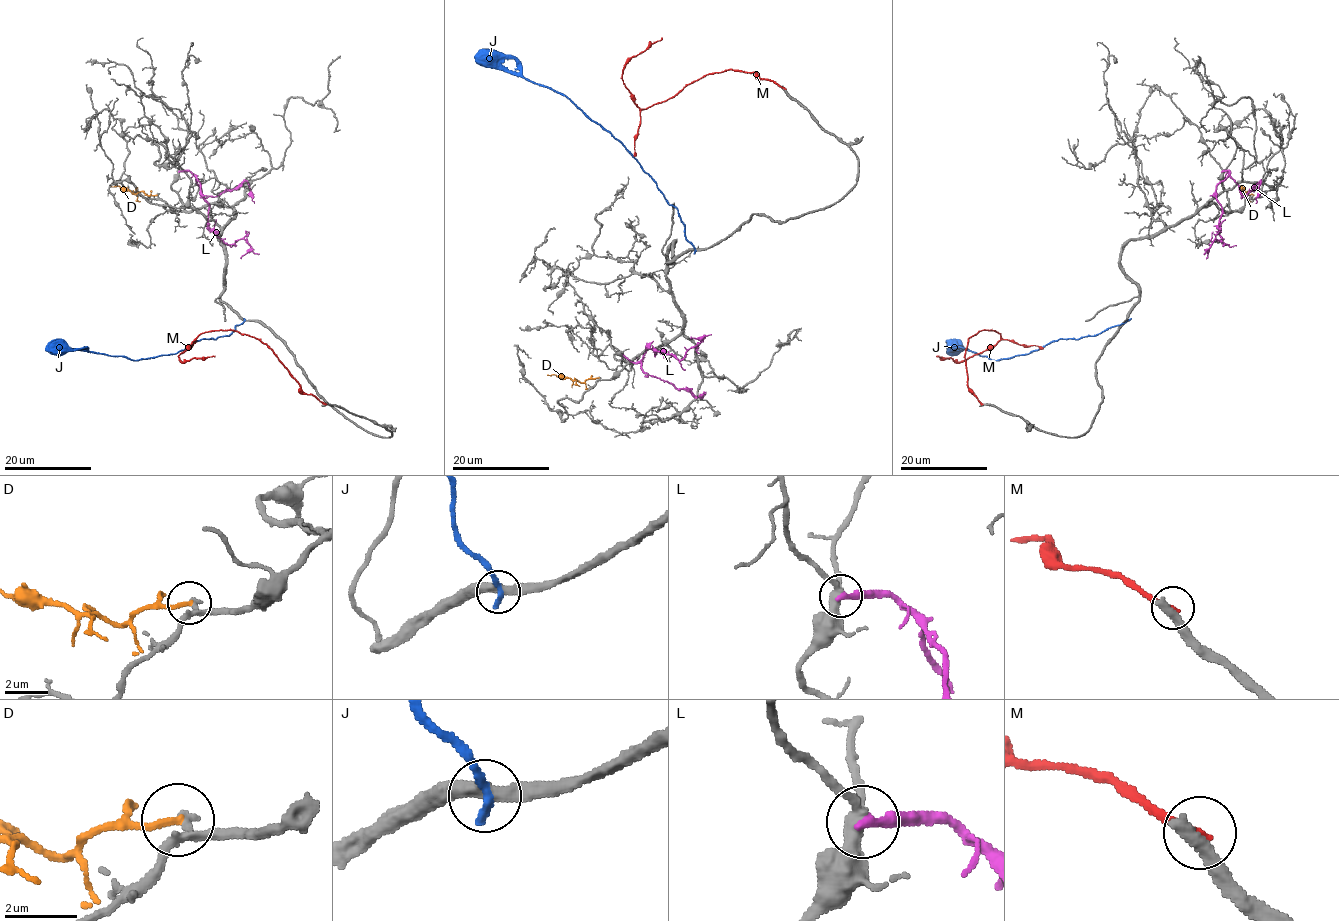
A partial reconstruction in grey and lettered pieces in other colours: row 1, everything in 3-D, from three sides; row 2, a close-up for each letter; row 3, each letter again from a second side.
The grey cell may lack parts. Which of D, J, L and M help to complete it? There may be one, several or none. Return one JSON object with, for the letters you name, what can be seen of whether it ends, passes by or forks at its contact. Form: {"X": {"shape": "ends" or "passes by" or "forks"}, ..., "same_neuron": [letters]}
{"same_neuron": []}

